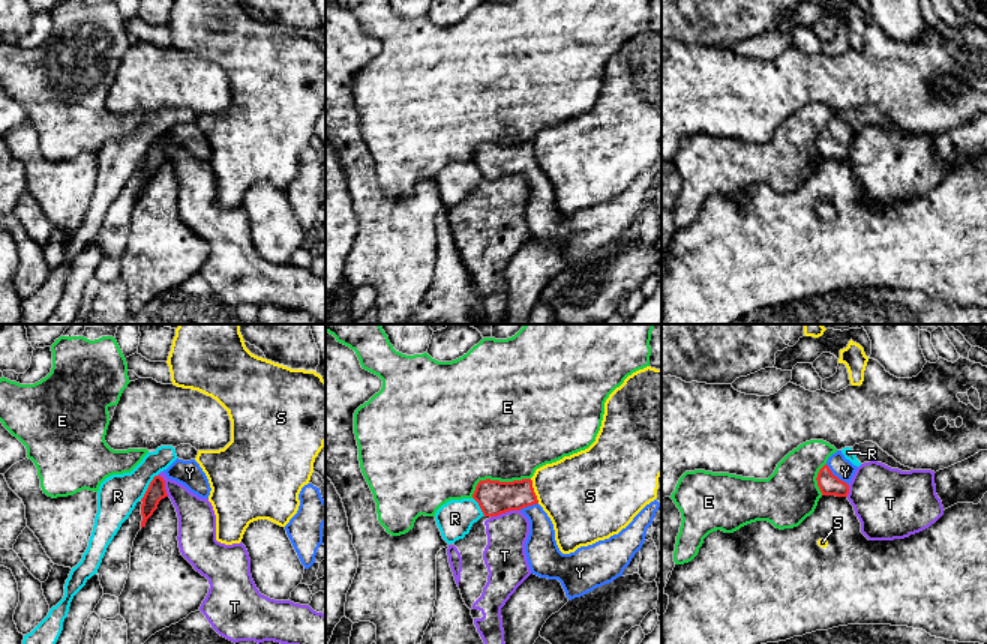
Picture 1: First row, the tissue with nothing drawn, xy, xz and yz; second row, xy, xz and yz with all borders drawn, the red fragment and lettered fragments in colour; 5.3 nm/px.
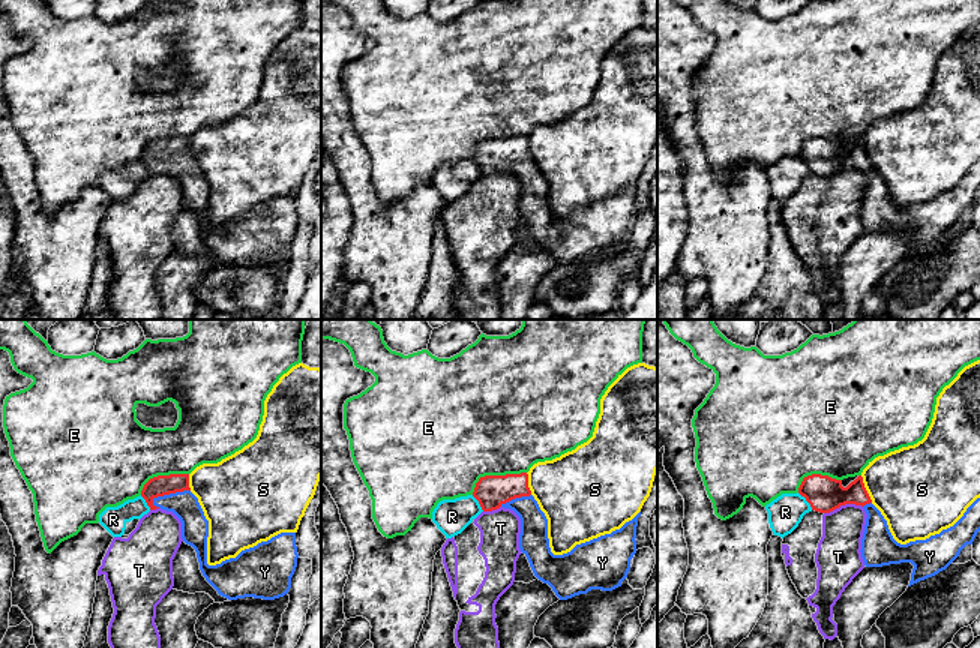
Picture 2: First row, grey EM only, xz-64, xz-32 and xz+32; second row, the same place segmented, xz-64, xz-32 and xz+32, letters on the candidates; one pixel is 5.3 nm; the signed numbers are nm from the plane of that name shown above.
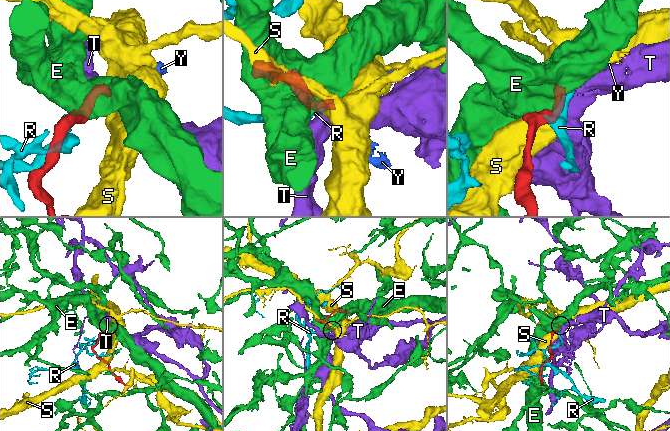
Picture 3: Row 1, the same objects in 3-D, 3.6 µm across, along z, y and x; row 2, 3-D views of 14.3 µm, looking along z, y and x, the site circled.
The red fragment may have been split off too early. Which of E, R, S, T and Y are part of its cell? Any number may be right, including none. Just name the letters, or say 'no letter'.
Y

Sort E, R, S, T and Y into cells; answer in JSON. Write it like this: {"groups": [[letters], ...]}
{"groups": [["E"], ["R"], ["S"], ["T"], ["Y"]]}

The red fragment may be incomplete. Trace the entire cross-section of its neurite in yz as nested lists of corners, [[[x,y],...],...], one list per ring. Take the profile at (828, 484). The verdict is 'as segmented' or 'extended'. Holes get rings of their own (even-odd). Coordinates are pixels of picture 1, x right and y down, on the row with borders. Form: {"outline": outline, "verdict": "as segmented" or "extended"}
{"outline": [[[842,450],[832,453],[816,477],[822,495],[848,497],[849,483],[856,468]]], "verdict": "extended"}

